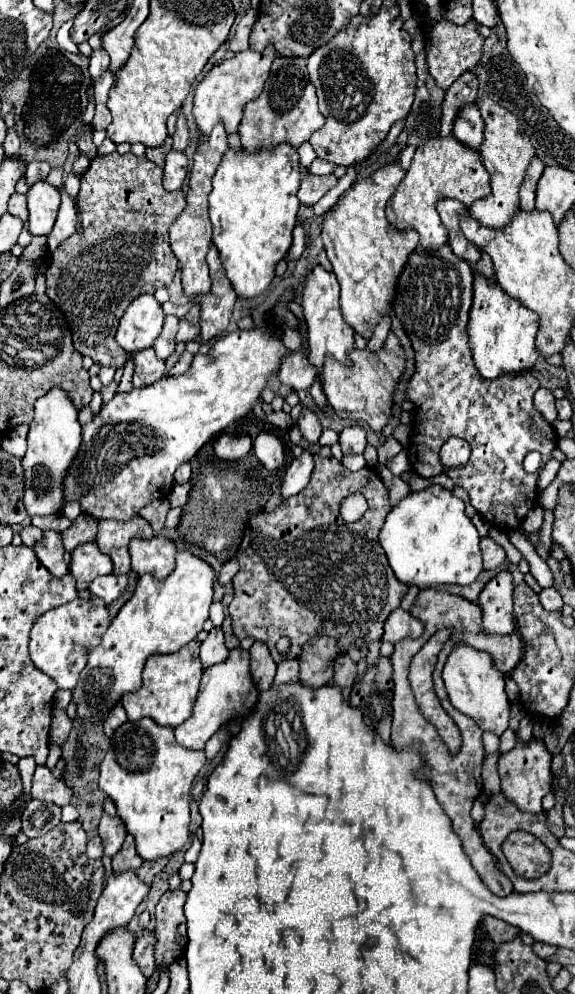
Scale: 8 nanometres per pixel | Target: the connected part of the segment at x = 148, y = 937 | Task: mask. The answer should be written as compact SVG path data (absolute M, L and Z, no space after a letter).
M145 929L135 943L135 963L141 967L142 973L149 978L155 972L155 951L153 951L153 943L157 943L157 937L153 935L153 931Z

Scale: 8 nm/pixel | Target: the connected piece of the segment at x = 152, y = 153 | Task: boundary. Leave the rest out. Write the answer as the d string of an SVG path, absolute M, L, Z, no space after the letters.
M167 137L167 141L161 145L161 147L153 147L153 149L147 149L145 151L145 157L149 161L153 161L155 165L163 167L165 165L165 155L171 151L171 137Z

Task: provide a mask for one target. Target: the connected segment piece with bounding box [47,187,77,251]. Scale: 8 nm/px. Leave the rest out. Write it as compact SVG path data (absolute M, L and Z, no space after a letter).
M59 187L59 193L61 193L61 207L59 207L59 215L57 215L55 227L53 227L53 231L49 233L49 239L47 239L49 251L55 251L55 249L57 249L67 237L71 237L71 235L75 233L75 229L77 229L75 199L69 197L63 187Z

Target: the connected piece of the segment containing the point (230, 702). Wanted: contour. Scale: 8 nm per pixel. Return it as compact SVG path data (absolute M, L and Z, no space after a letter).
M237 647L229 653L227 661L203 671L199 693L197 693L197 699L193 705L193 715L185 723L175 727L177 743L183 747L189 747L189 749L203 749L207 739L223 723L227 723L235 717L249 715L253 705L257 703L257 695L259 695L259 691L249 673L249 651L243 651Z

